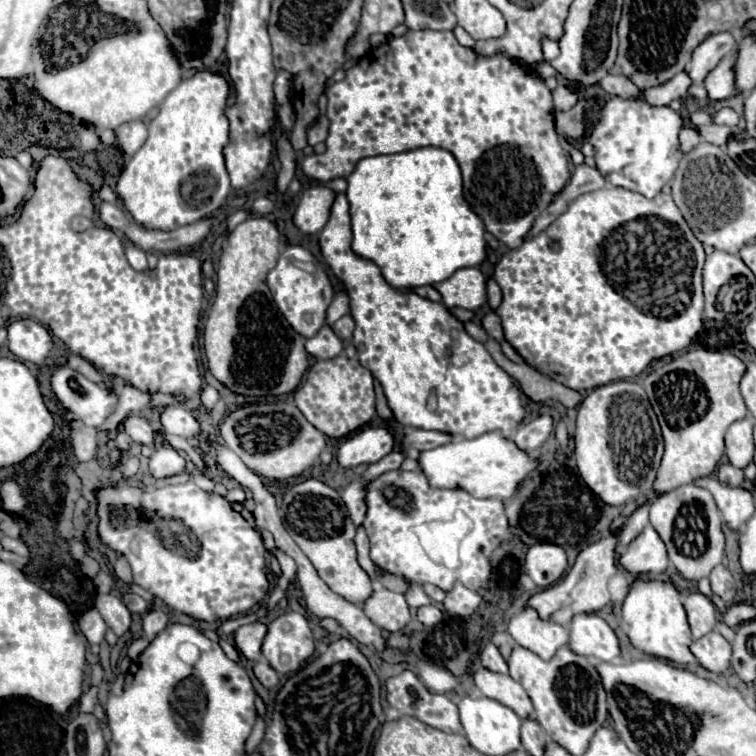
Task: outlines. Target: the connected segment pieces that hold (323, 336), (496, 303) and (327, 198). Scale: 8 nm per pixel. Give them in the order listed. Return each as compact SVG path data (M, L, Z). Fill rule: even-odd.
M323 326L313 338L305 340L305 350L315 358L315 360L329 360L341 354L343 342L333 334L329 326Z
M492 277L487 280L487 296L489 307L497 310L501 306L502 293L500 287Z
M309 186L297 204L293 216L295 226L305 234L317 234L327 224L335 196L337 194L327 186Z

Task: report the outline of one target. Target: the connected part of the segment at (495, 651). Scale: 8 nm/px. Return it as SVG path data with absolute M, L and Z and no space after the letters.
M489 642L489 644L481 650L481 664L483 664L485 668L493 670L493 672L507 674L507 662L505 662L505 658L501 656L499 648L497 648L493 642Z

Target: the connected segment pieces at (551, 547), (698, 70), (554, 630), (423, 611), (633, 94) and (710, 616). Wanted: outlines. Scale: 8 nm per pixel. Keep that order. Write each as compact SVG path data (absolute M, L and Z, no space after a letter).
M539 542L533 544L527 552L525 572L541 588L547 588L553 582L557 582L565 572L565 568L567 568L567 556L565 550L557 544Z
M719 32L703 40L699 48L693 52L693 60L687 66L687 74L695 84L703 84L707 74L721 62L725 54L729 54L735 48L735 38L731 32Z
M531 606L521 608L509 622L507 632L523 648L533 650L543 660L549 660L557 648L565 646L569 640L569 628L553 620L539 618L537 610Z
M435 604L421 606L421 608L417 610L417 620L419 620L421 624L425 624L425 626L435 626L435 624L439 624L441 618L443 618L443 610L441 610L439 606L435 606Z
M605 76L599 82L601 90L611 94L611 96L619 96L619 98L639 98L641 92L635 88L635 84L631 84L631 80L627 80L625 76Z
M691 592L685 598L685 610L687 610L687 618L689 618L689 626L693 632L693 638L701 638L707 632L711 632L717 624L717 614L715 614L715 606L713 602L699 594L699 592Z

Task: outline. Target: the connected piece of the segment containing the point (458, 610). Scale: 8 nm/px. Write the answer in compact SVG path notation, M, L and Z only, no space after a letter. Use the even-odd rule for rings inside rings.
M457 584L451 592L447 592L447 598L443 602L443 608L451 616L471 616L481 604L481 596L463 584Z

